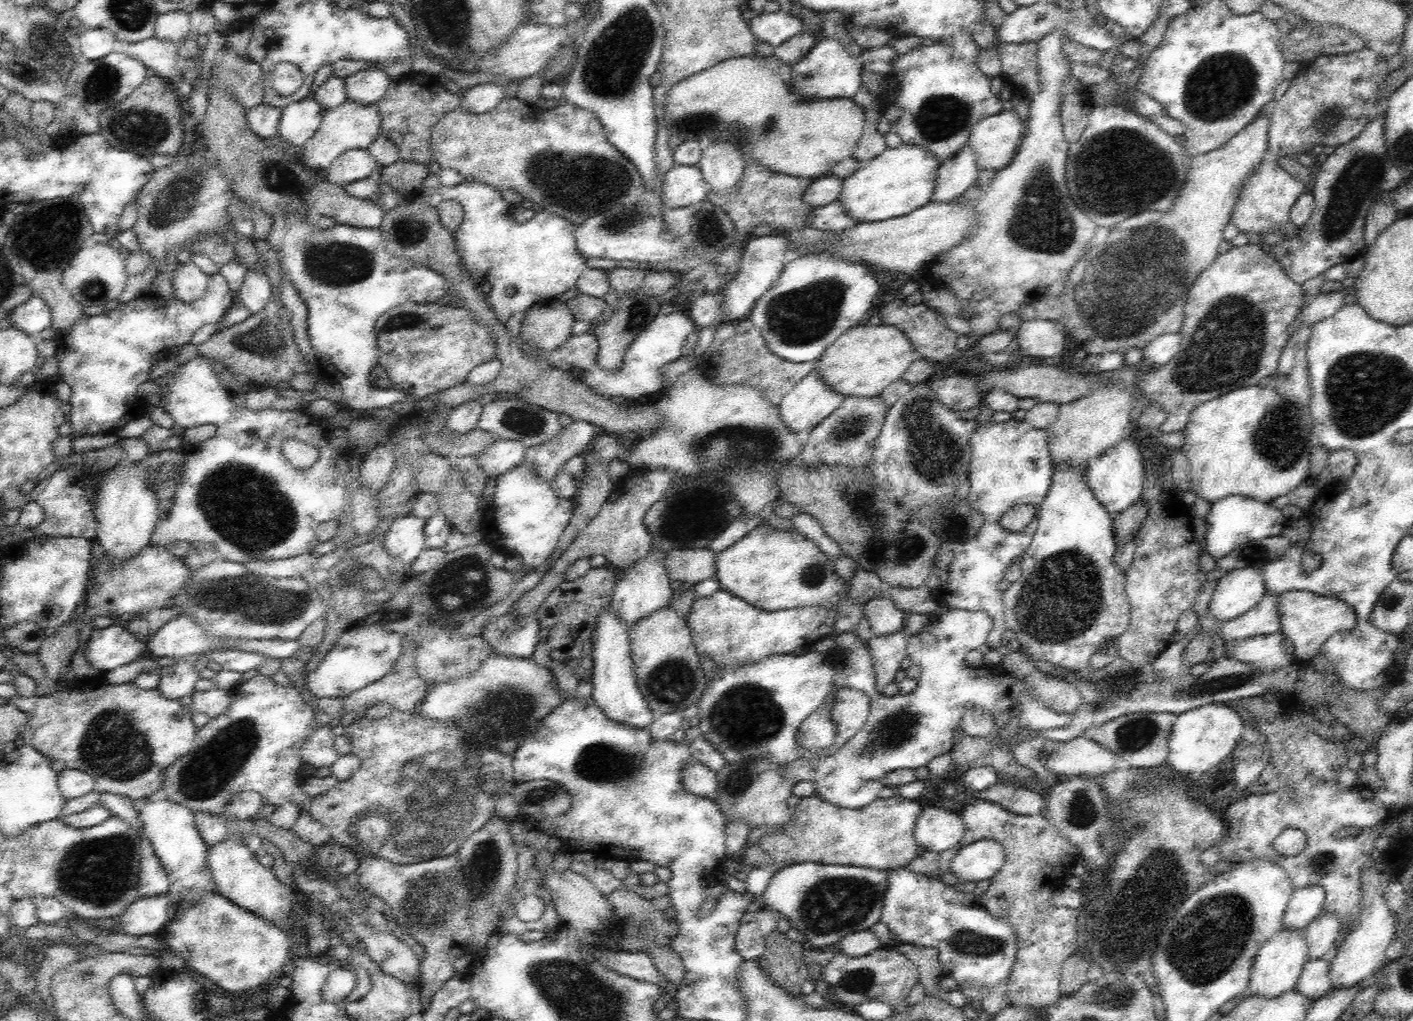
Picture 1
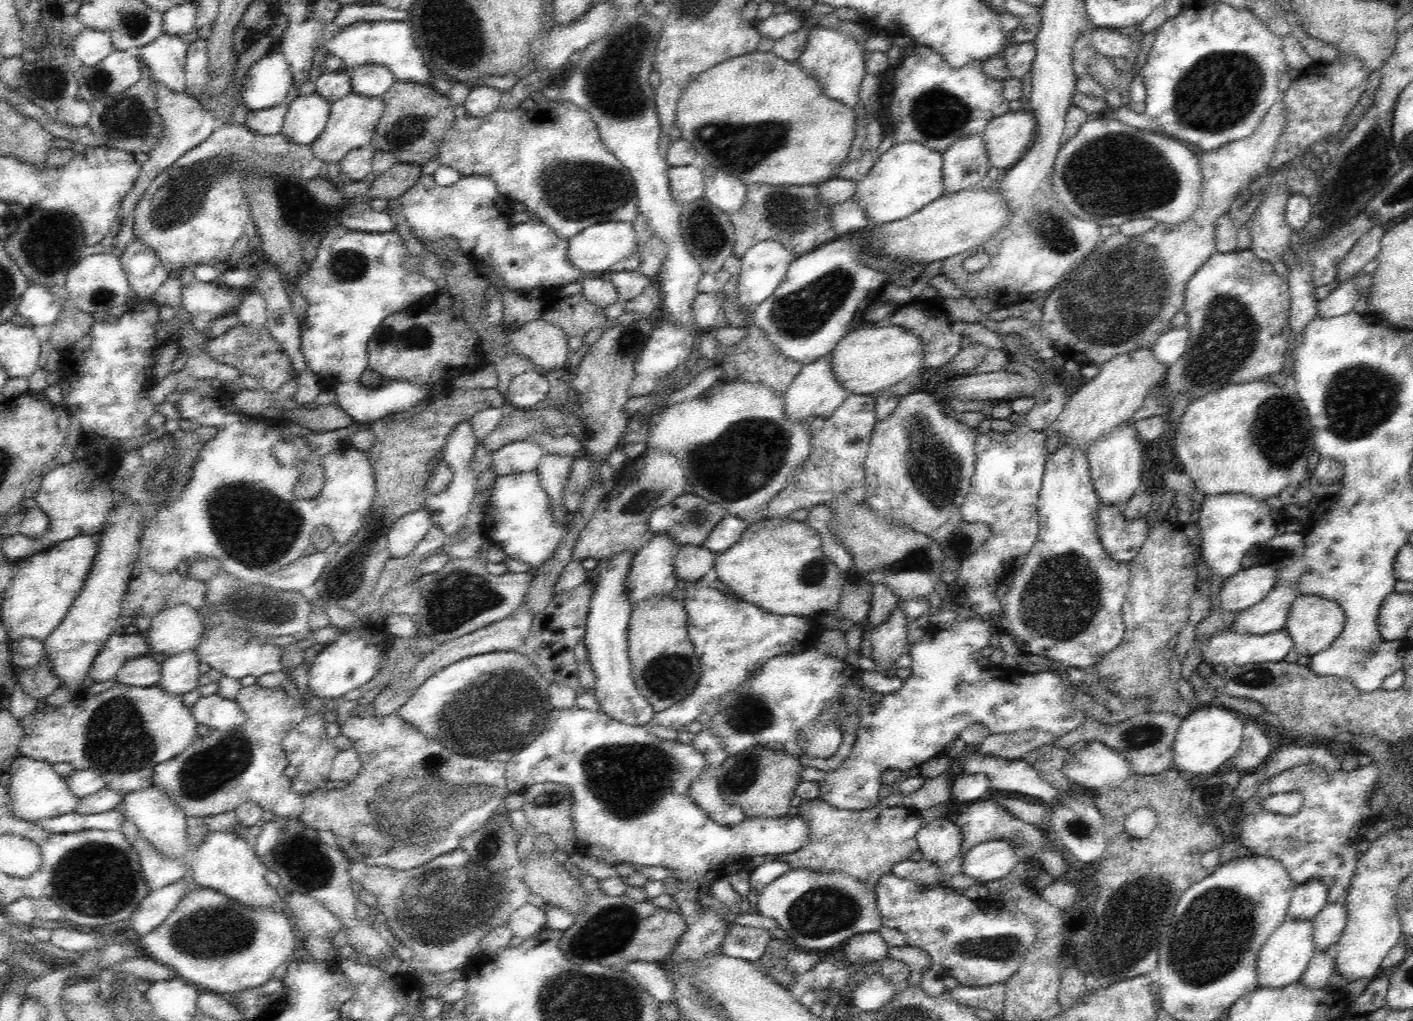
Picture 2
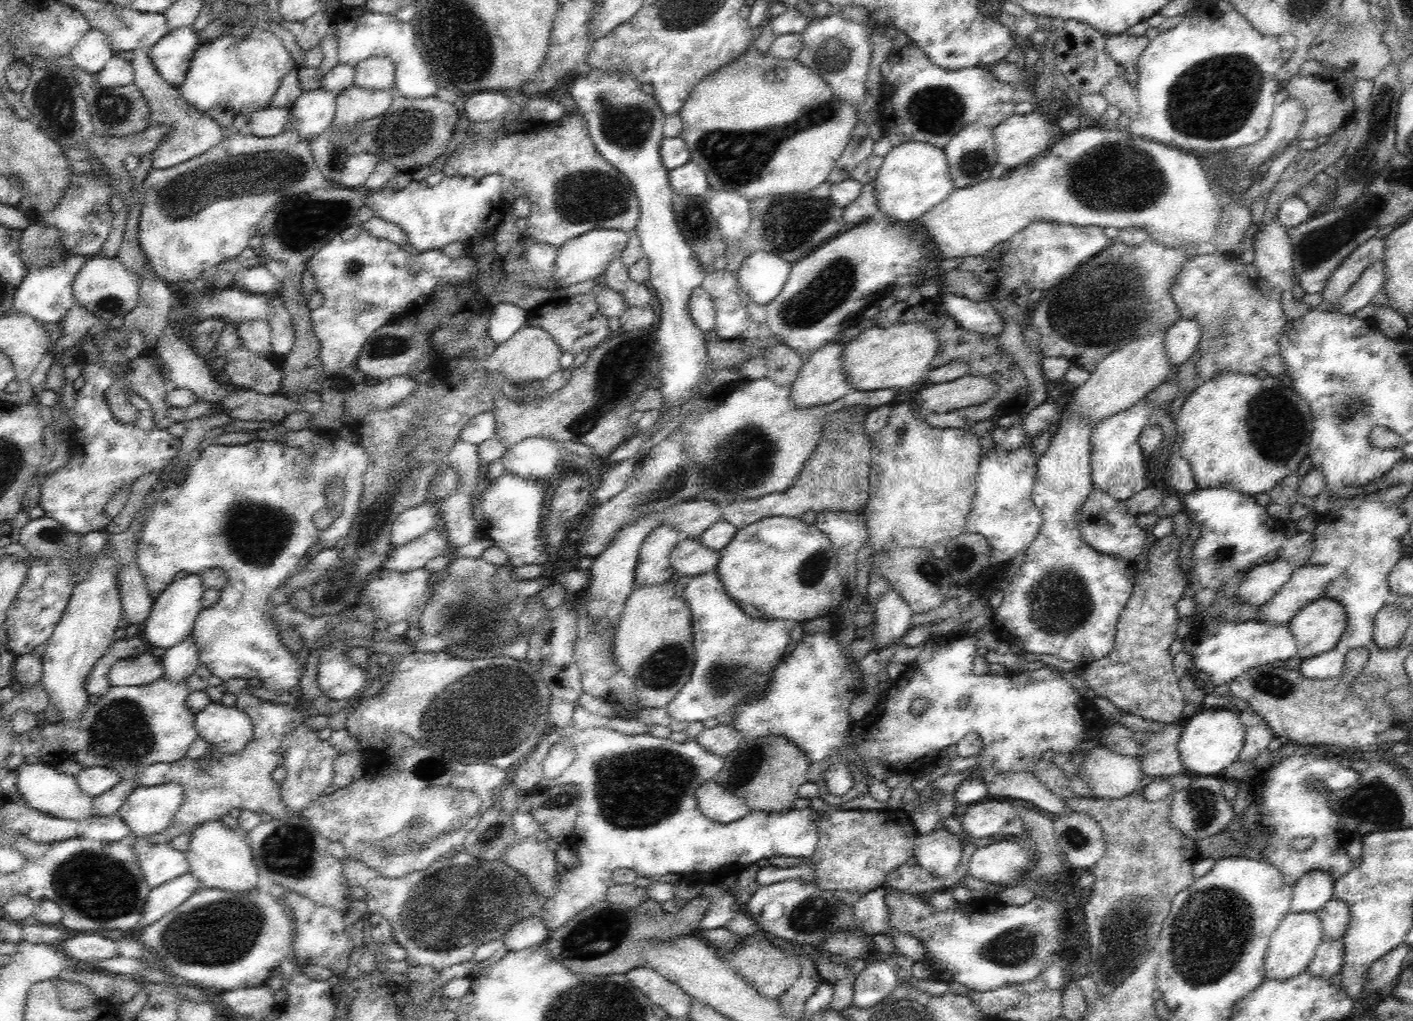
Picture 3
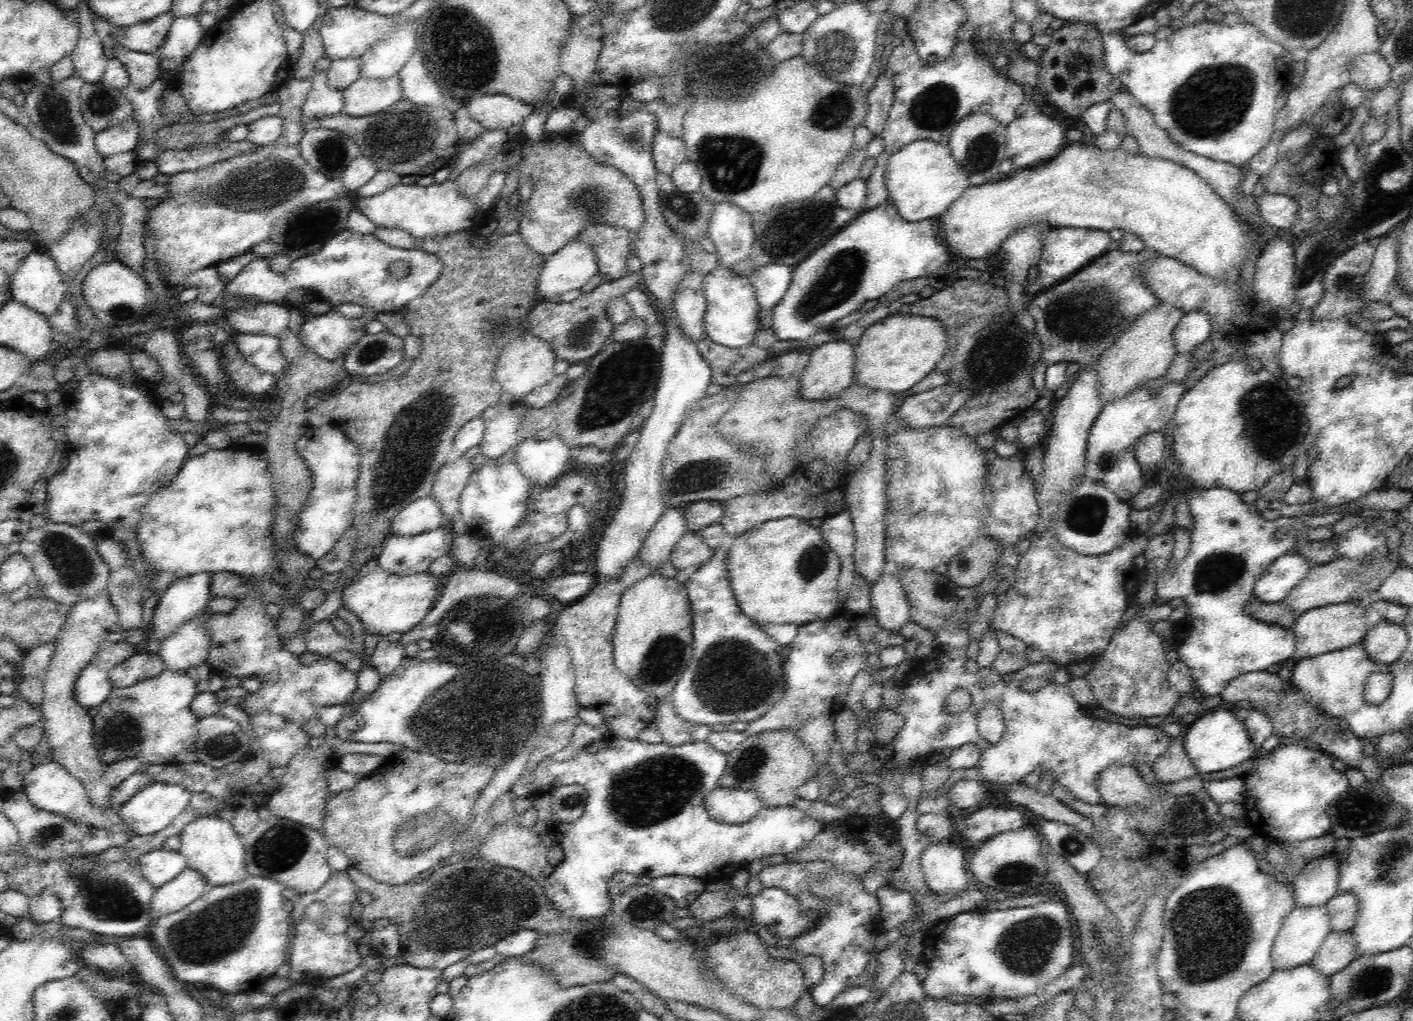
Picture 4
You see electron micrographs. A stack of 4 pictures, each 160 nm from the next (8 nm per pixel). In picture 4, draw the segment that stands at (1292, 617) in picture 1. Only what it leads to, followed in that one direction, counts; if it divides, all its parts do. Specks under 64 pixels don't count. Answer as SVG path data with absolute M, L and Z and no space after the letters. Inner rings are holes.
M1356 601L1330 604L1304 612L1290 629L1290 631L1294 631L1296 639L1296 650L1293 652L1294 658L1310 658L1325 652L1342 650L1342 648L1348 648L1352 644L1361 642L1371 628L1366 624L1368 616L1366 613L1367 608L1363 608Z

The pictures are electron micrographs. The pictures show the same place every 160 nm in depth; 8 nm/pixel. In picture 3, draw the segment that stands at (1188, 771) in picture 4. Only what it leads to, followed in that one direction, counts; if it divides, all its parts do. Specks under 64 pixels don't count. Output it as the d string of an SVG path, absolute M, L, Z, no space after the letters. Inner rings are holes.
M1184 721L1166 723L1163 730L1141 732L1142 751L1139 757L1142 772L1151 780L1186 772L1178 751Z

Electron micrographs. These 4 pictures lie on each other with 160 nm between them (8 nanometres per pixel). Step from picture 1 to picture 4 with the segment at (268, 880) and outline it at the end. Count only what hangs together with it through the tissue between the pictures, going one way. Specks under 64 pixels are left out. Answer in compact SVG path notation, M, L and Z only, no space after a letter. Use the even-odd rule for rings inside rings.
M202 815L189 822L179 834L179 852L184 856L187 867L198 871L210 886L224 886L242 882L248 878L243 837L233 827L231 821L214 815Z

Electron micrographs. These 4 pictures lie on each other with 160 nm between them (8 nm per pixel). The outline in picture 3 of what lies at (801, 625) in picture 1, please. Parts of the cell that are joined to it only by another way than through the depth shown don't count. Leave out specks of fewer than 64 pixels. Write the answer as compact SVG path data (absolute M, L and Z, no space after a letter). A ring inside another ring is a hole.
M699 574L693 576L682 592L682 598L690 608L692 616L692 634L695 650L694 668L688 682L682 690L667 704L667 713L671 720L680 722L703 722L707 718L716 718L720 714L731 714L734 706L746 700L754 700L764 692L766 682L770 680L776 664L790 654L791 628L788 620L768 619L762 622L746 615L741 606L726 592L718 574Z

